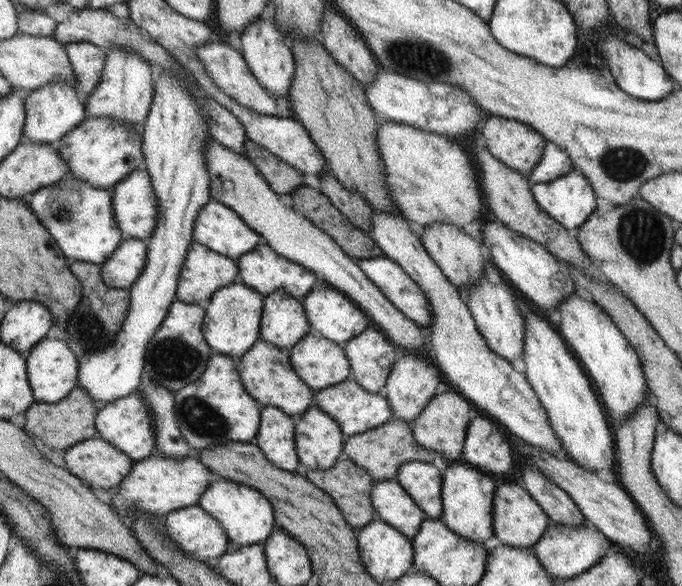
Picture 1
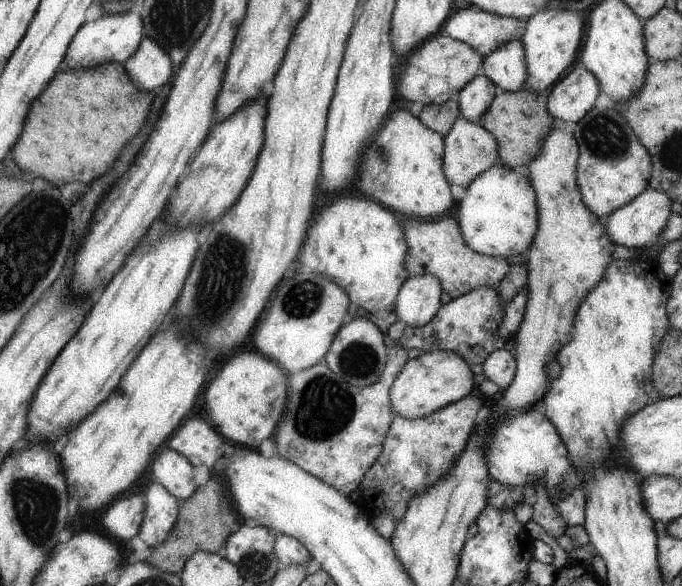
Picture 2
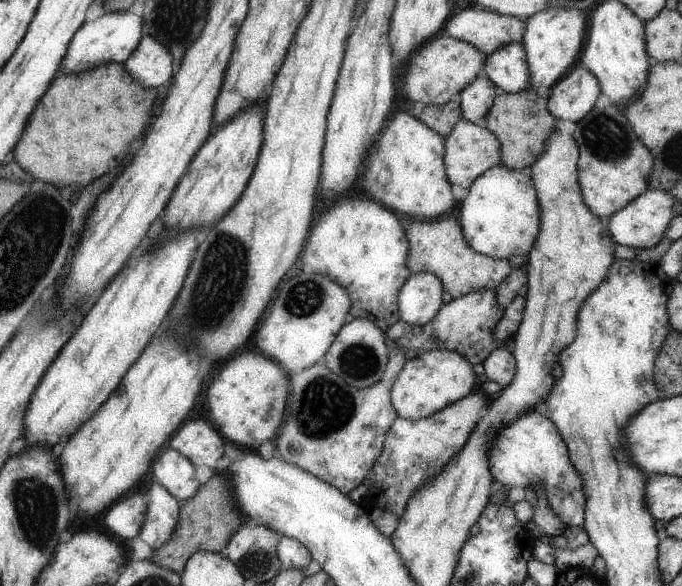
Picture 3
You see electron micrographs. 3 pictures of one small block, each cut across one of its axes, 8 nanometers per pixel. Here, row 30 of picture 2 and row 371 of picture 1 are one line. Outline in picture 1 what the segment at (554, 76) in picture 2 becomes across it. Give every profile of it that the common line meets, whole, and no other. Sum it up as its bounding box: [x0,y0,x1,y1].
[524,312,614,473]

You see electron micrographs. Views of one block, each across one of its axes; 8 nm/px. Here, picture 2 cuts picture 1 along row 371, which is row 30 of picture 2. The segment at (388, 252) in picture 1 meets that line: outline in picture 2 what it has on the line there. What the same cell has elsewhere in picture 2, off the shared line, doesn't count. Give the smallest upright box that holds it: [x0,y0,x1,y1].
[442,5,522,57]

